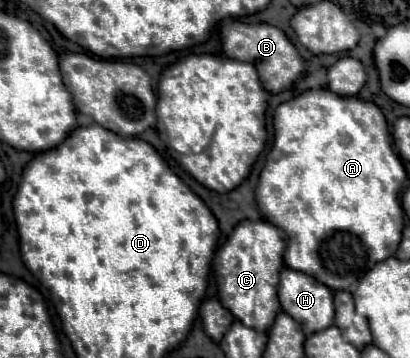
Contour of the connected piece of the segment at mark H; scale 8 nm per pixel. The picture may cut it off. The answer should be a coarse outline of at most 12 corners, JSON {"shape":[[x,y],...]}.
{"shape":[[284,267],[278,299],[306,335],[334,321],[332,291]]}

